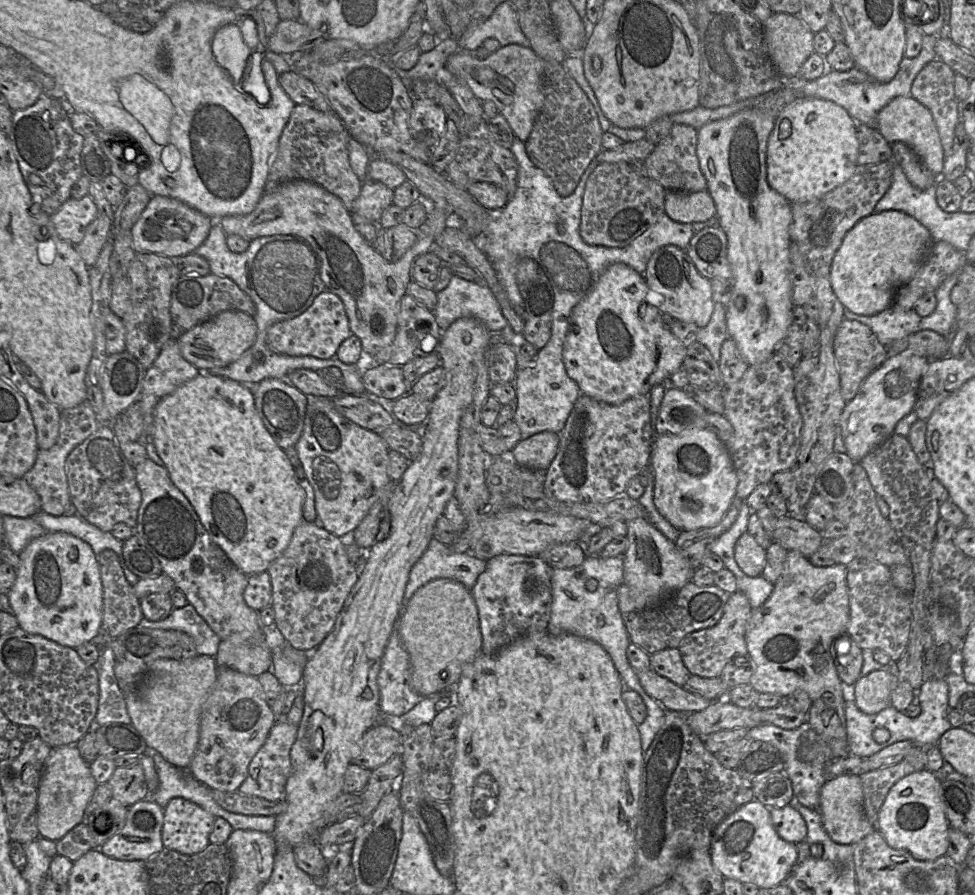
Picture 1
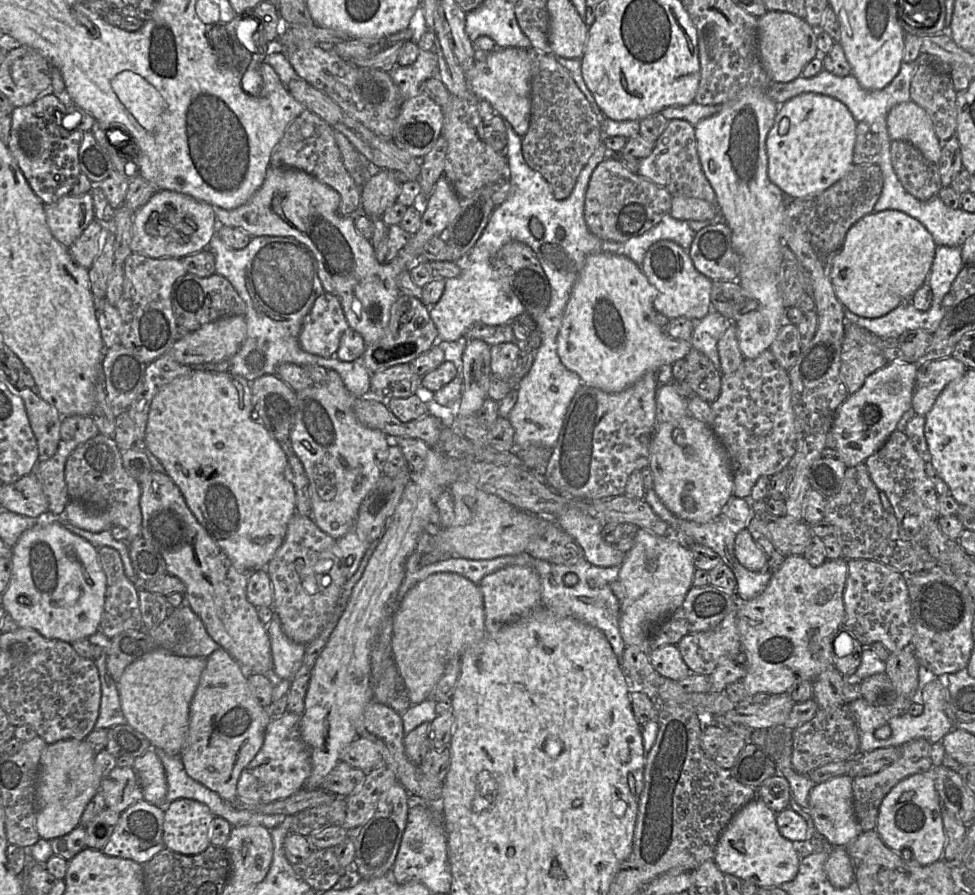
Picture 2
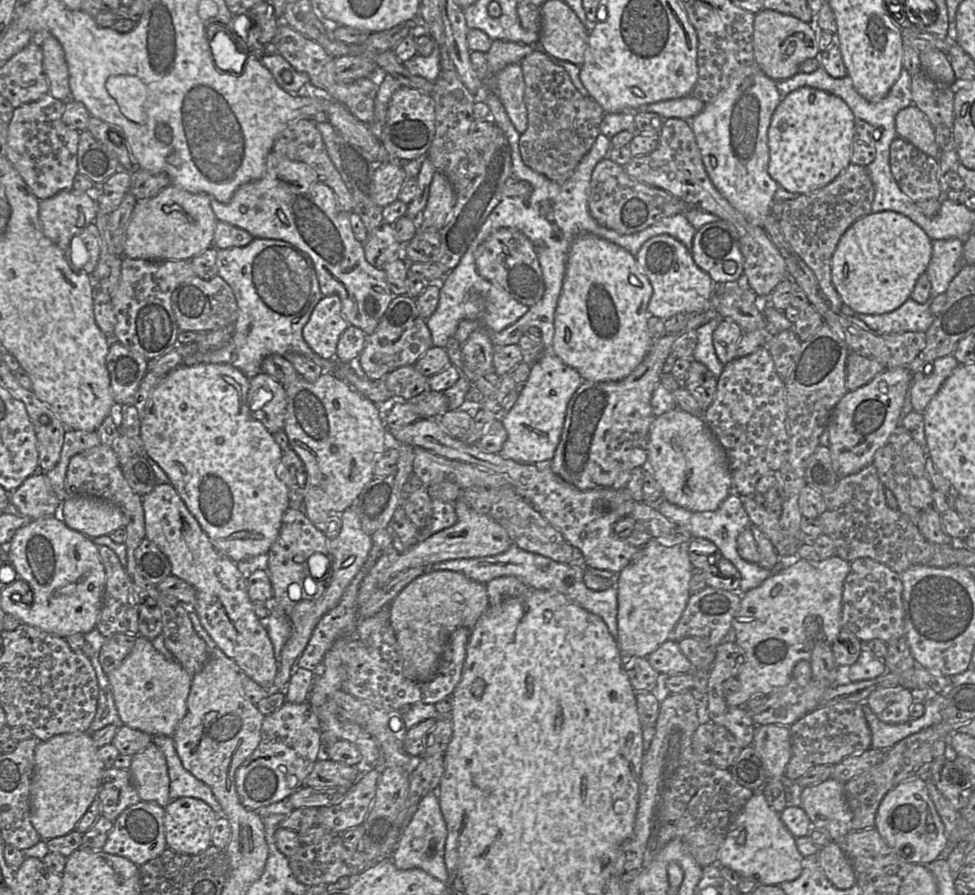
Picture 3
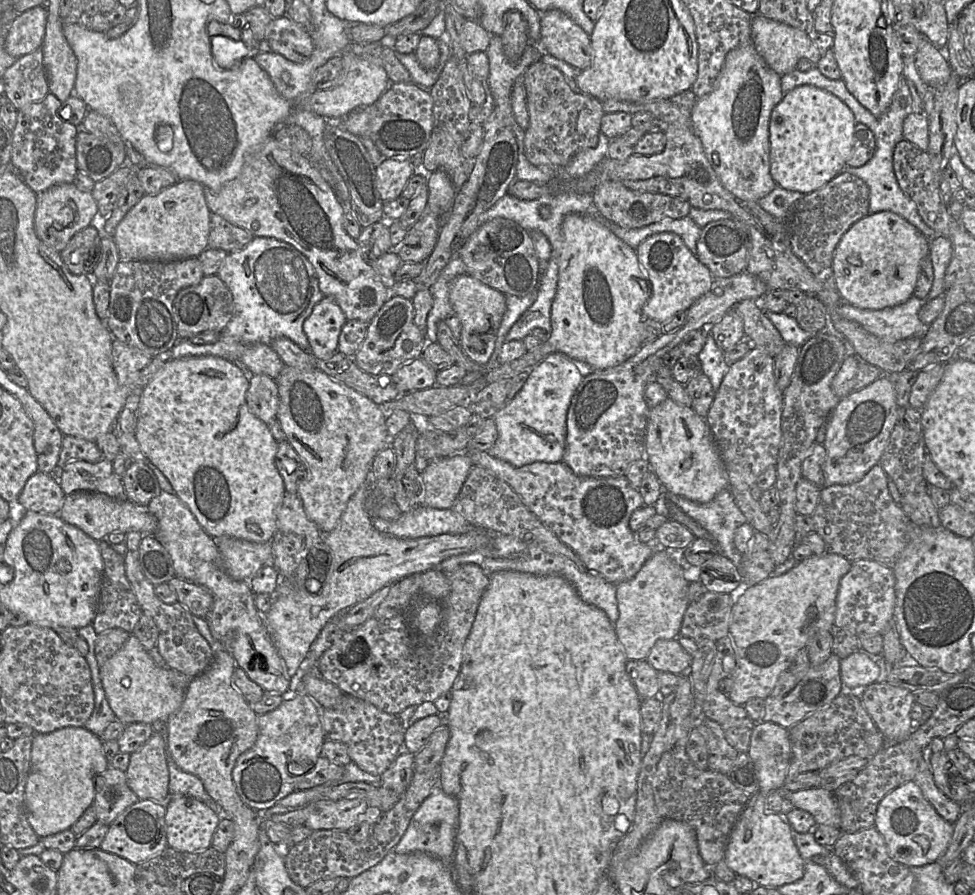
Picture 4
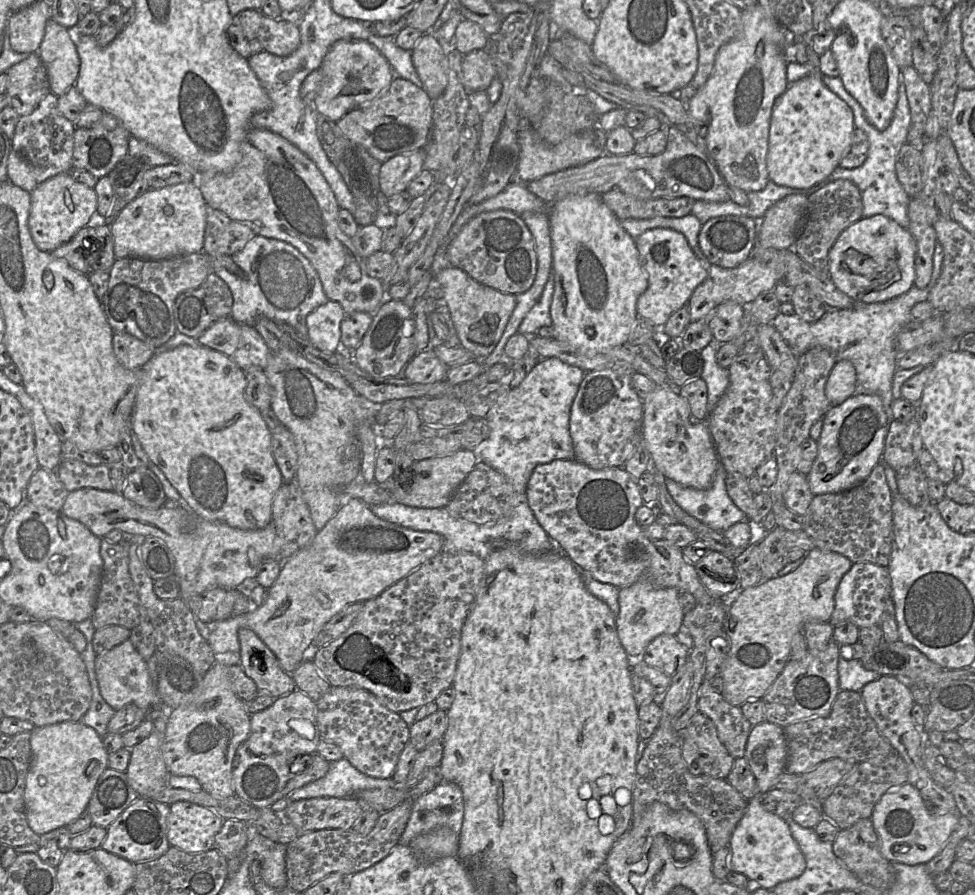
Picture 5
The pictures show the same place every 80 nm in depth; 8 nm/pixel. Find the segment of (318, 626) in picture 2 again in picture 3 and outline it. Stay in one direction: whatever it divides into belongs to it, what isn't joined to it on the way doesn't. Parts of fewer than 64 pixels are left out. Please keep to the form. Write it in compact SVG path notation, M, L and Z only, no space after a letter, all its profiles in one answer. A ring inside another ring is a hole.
M289 507L283 514L280 533L270 547L268 552L268 562L266 565L266 570L273 589L273 597L284 609L287 616L290 616L292 609L300 601L292 600L290 598L288 590L291 584L298 584L303 590L302 599L307 600L320 597L328 584L329 578L321 578L326 582L326 584L323 585L311 574L308 560L315 553L322 553L331 560L327 537L312 524L303 509ZM316 583L318 583L317 591Z

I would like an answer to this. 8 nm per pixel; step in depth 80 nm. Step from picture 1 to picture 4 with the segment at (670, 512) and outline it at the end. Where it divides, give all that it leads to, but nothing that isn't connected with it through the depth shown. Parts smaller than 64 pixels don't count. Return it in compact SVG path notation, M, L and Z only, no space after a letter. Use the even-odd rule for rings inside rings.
M670 397L650 409L645 438L646 458L665 492L670 492L699 503L711 501L718 492L729 488L729 478L706 420L691 407L676 403Z

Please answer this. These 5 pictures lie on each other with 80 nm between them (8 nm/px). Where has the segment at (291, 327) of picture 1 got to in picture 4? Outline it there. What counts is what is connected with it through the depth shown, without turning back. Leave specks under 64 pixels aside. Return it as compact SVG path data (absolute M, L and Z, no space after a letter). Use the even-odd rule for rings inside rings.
M323 297L303 323L314 358L327 360L338 349L339 335L347 319L333 297Z

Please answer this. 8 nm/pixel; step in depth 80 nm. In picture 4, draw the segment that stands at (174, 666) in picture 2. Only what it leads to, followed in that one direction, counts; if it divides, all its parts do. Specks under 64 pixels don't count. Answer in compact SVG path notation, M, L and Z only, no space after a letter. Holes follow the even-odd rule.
M130 635L124 645L101 667L99 675L116 720L127 724L166 722L182 705L190 678L167 666L158 666L140 641Z

